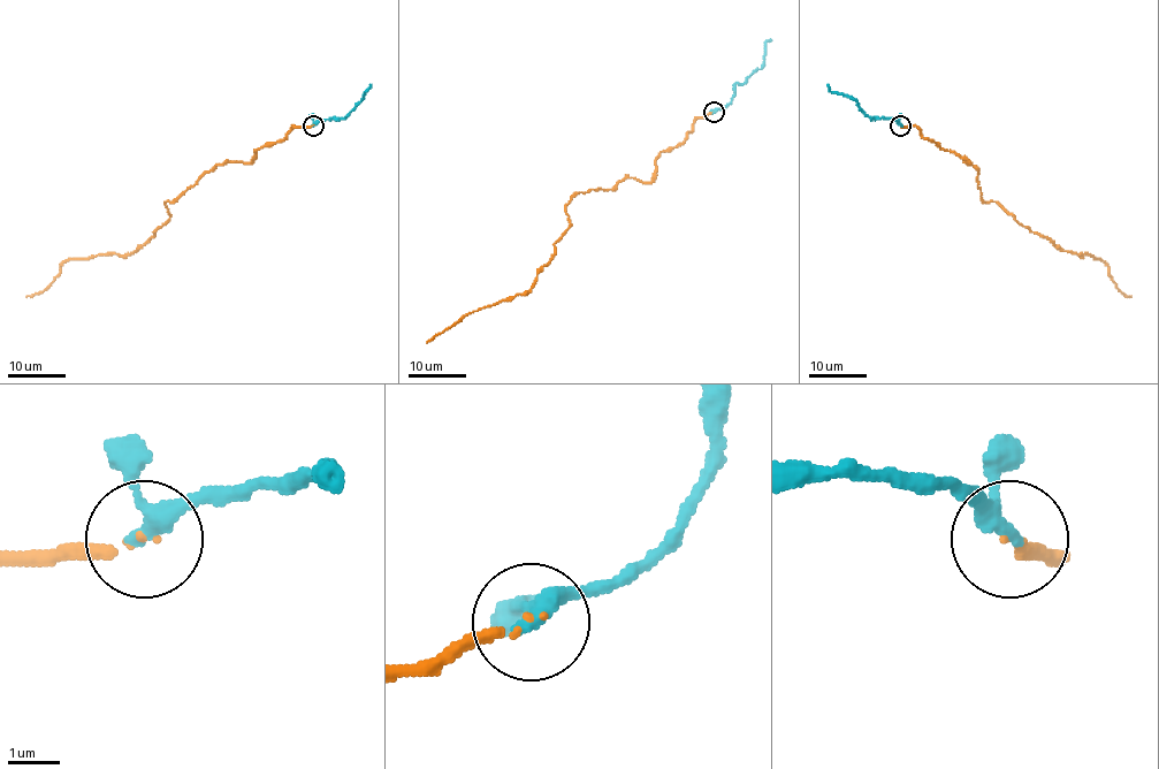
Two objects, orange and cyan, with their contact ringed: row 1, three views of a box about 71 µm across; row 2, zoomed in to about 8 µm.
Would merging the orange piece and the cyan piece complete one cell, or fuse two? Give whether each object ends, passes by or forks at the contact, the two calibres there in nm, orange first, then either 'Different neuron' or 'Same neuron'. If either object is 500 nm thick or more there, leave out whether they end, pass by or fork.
At the ring orange ends. At the ring cyan passes by. Thickness 110 nm (orange) against 280 nm. Same neuron

